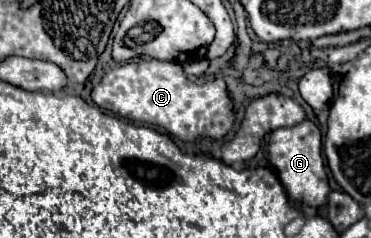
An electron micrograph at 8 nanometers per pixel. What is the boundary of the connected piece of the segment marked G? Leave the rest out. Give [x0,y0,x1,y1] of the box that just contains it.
[268,120,330,208]

